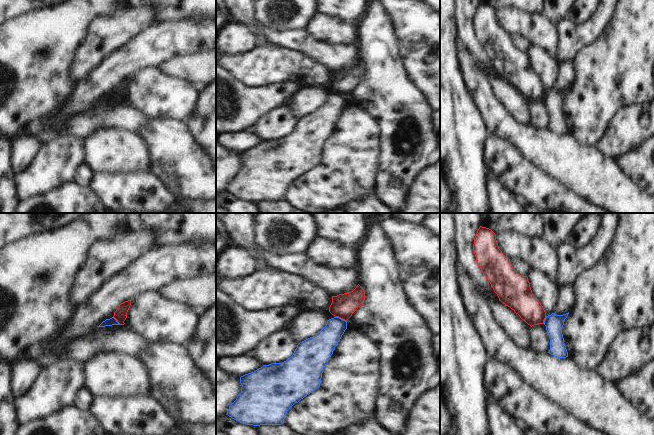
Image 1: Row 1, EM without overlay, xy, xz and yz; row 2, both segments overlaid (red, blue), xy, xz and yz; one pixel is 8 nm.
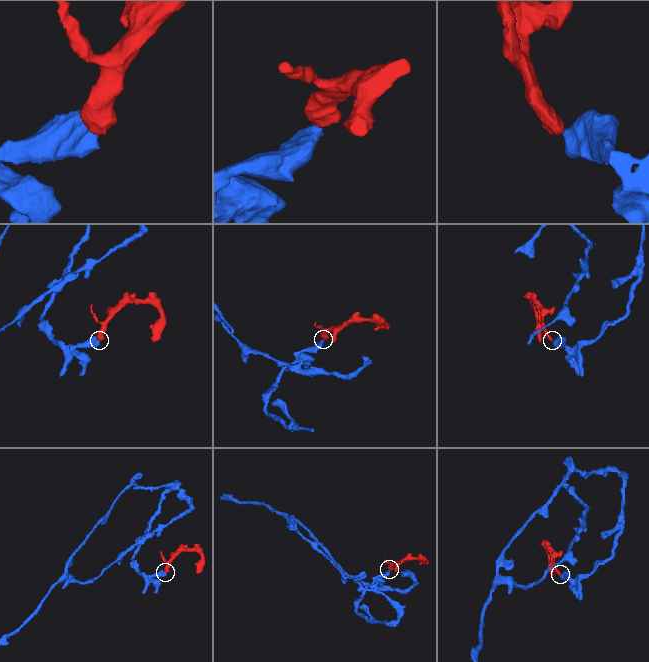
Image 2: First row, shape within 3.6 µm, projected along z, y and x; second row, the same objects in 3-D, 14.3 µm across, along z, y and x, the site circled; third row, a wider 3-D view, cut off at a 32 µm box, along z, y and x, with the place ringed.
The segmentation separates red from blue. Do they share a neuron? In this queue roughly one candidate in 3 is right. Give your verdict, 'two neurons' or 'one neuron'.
two neurons

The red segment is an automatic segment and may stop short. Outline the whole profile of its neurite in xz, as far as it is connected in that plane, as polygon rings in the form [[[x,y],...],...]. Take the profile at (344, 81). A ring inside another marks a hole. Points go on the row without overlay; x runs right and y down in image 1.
[[[358,60],[357,63],[344,70],[332,72],[332,79],[329,88],[335,92],[347,97],[352,90],[363,81],[365,76],[365,67]]]

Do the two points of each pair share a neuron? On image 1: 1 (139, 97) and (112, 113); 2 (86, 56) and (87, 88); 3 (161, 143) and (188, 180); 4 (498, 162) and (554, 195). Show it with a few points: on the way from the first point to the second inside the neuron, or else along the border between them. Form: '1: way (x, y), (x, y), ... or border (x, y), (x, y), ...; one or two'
1: border (124, 100), (145, 117); two
2: border (103, 57), (82, 78), (75, 82); two
3: way (170, 152), (186, 171); one
4: way (512, 166), (526, 180), (540, 189); one

